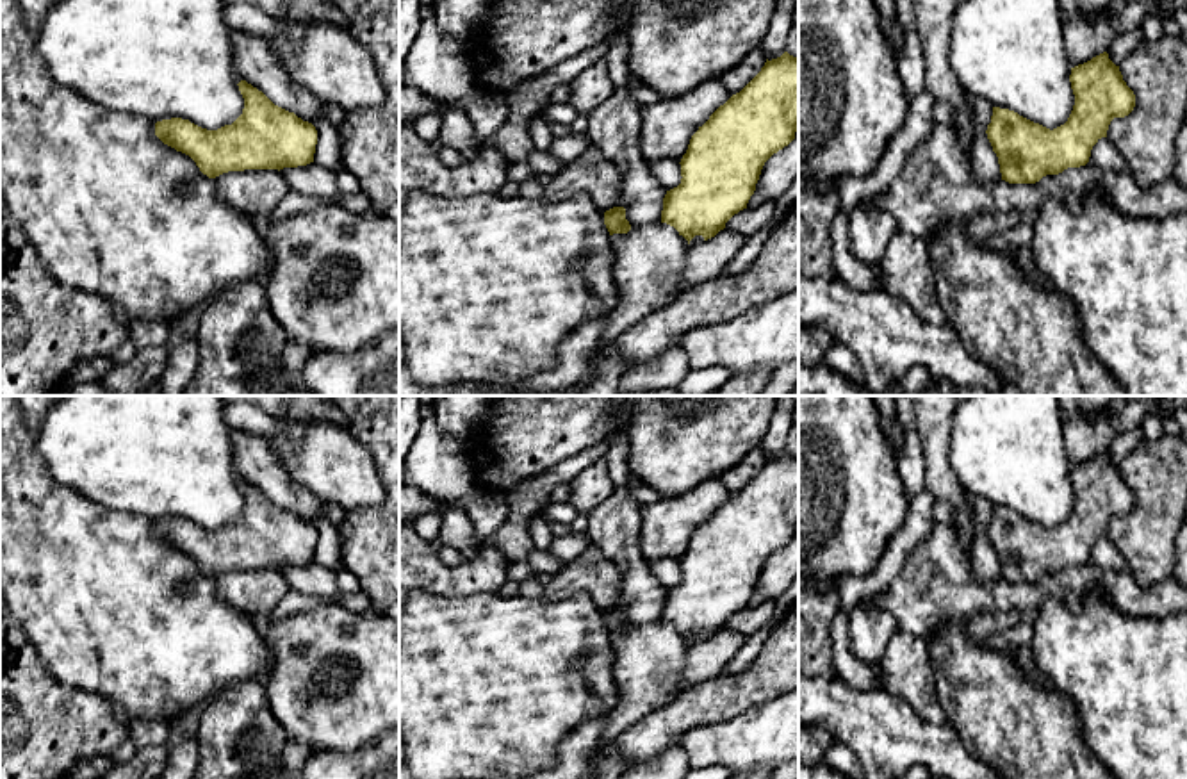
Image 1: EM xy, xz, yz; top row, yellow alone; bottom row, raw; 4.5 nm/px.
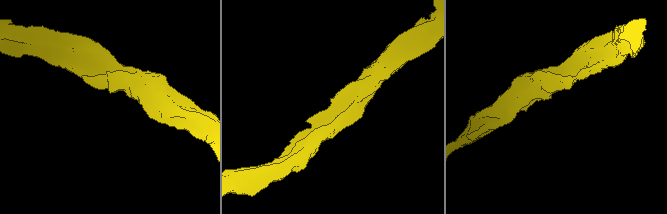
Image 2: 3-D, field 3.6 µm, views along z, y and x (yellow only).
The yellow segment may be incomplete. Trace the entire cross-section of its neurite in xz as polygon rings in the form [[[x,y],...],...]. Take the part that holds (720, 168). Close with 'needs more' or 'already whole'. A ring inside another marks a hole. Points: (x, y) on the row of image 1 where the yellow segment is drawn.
[[[784,52],[765,62],[761,71],[692,135],[681,159],[681,184],[663,198],[661,223],[674,226],[688,244],[695,235],[704,241],[747,209],[765,162],[795,139],[798,127],[798,57]]] | already whole

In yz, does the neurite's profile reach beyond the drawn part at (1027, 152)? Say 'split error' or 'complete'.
complete

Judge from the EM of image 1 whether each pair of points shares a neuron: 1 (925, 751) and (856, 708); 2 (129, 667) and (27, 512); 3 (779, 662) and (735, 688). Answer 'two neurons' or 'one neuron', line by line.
1: one neuron
2: one neuron
3: one neuron

